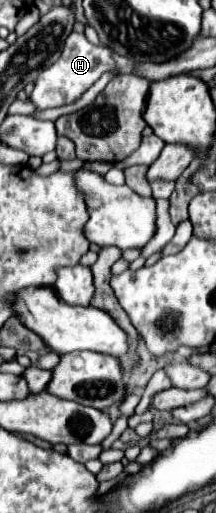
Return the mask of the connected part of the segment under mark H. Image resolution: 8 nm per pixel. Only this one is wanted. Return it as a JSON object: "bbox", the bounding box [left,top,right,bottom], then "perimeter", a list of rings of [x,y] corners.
{"bbox":[31,33,117,111],"perimeter":[[[71,33],[65,41],[65,47],[59,55],[59,59],[43,69],[43,73],[39,73],[37,81],[35,81],[35,89],[31,93],[31,101],[37,105],[39,111],[49,109],[49,107],[61,107],[61,105],[69,105],[73,101],[77,101],[103,73],[117,69],[111,51],[103,45],[95,47],[91,45],[83,33]]]}

